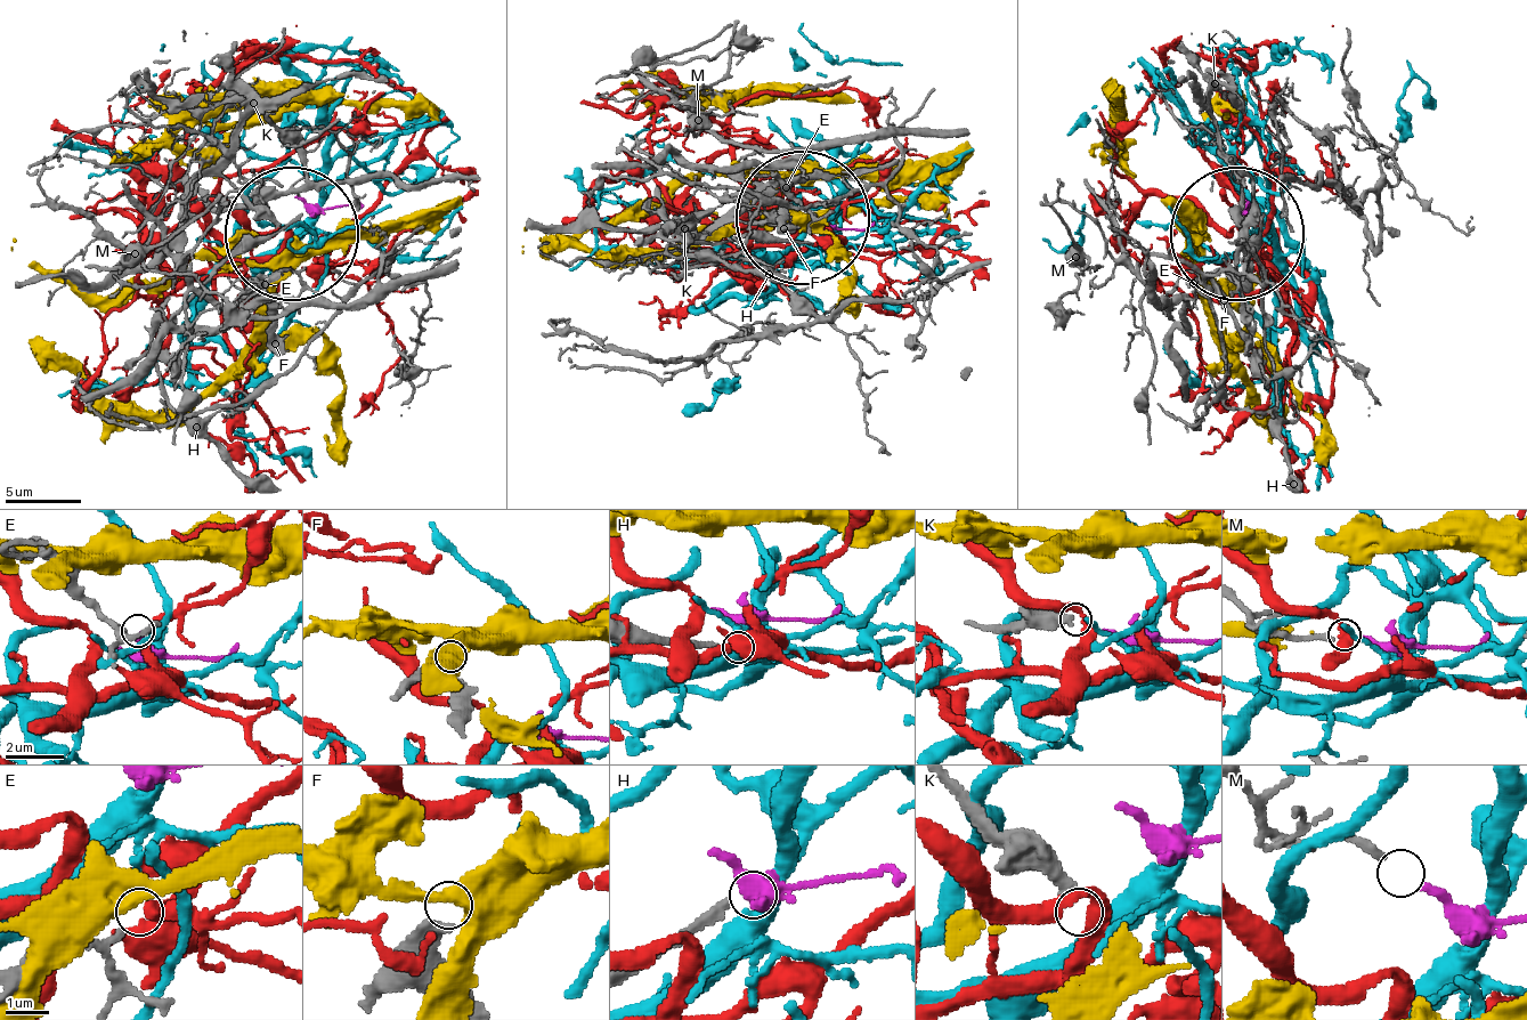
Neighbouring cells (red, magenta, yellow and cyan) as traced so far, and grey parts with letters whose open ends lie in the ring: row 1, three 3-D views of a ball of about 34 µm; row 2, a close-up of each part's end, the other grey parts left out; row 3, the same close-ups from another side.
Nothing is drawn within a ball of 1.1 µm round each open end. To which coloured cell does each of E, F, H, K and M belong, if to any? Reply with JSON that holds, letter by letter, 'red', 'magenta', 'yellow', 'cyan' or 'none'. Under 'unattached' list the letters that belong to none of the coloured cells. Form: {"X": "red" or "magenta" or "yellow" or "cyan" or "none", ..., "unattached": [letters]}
{"E": "red", "F": "none", "H": "none", "K": "none", "M": "magenta", "unattached": ["F", "H", "K"]}

